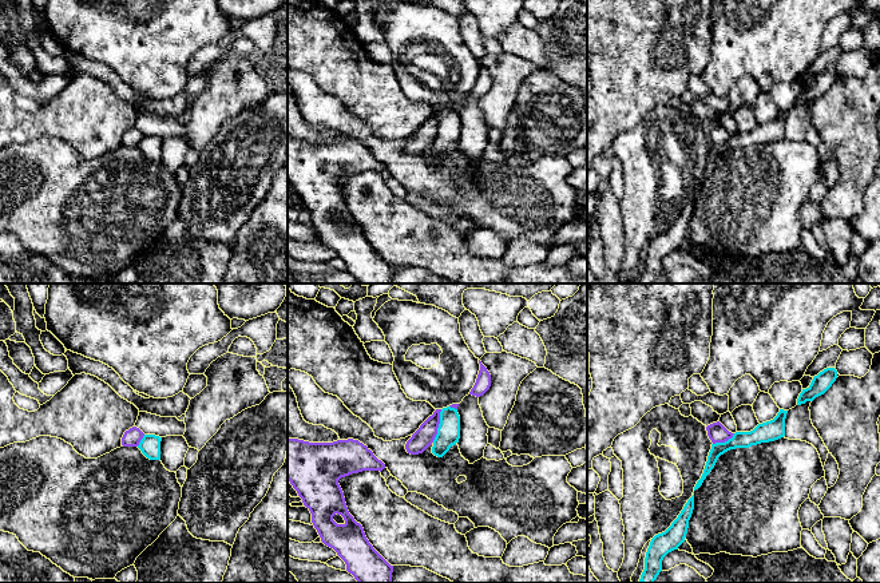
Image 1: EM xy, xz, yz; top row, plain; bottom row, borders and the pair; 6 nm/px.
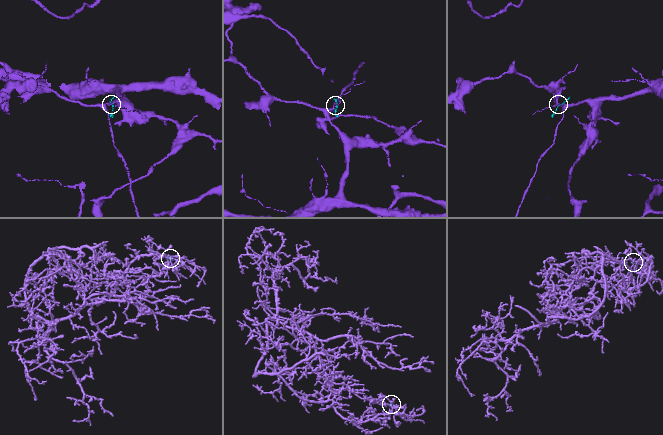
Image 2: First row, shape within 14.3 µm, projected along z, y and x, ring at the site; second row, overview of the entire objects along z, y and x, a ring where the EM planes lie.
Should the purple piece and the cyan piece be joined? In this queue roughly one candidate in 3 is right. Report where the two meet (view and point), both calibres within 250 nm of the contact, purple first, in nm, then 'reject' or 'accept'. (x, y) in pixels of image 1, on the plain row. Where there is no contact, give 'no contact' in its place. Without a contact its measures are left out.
xz (437, 126) | 120/140 nm | reject

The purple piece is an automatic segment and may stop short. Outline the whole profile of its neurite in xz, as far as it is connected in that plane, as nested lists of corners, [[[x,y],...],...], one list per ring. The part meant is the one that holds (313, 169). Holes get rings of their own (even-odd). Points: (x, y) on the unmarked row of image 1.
[[[288,139],[288,181],[312,214],[312,223],[321,242],[333,249],[345,262],[346,271],[358,283],[392,283],[391,266],[369,243],[364,229],[349,214],[344,193],[338,185],[341,178],[362,171],[382,171],[385,164],[358,140],[337,140],[333,143],[309,143]]]

